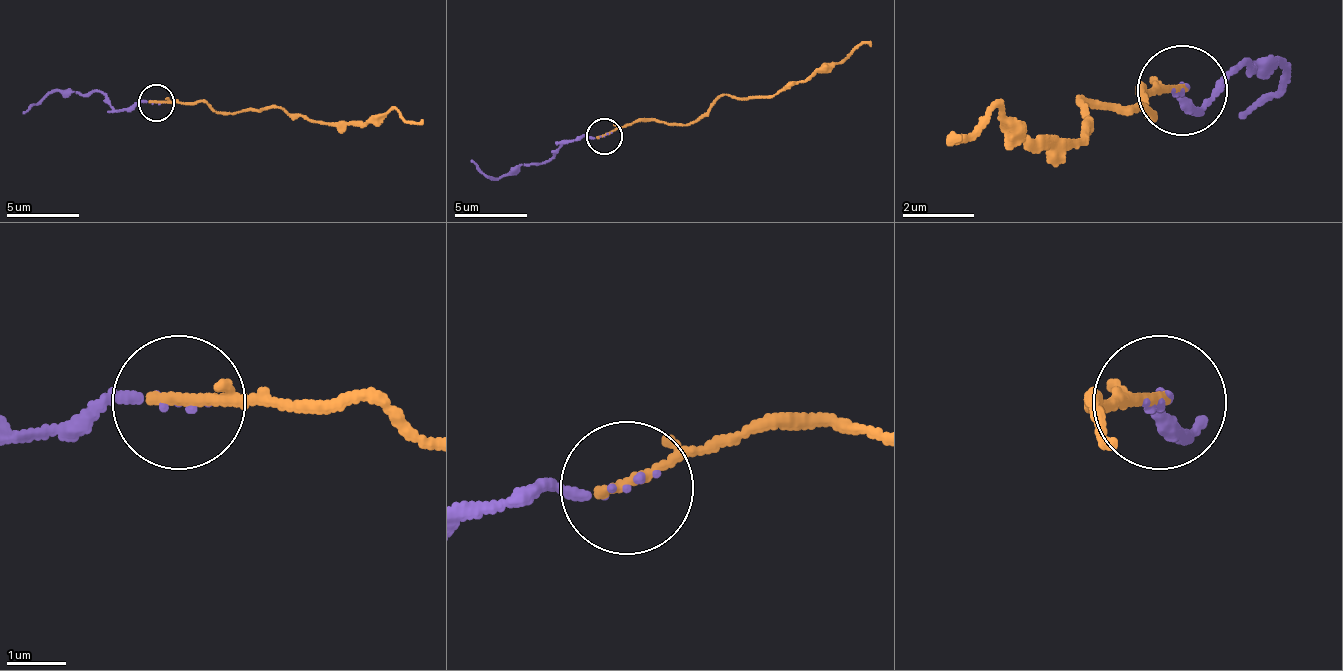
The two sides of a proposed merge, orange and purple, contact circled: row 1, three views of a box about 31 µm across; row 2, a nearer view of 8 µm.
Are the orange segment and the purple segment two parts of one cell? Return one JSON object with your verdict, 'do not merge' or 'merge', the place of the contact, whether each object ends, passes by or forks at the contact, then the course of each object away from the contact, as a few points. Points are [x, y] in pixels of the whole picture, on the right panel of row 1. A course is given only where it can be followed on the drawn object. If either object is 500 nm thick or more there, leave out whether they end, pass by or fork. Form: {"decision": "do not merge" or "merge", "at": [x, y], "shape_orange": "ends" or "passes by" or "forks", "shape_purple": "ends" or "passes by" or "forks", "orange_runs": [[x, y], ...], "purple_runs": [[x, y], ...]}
{"decision": "merge", "at": [1182, 90], "shape_orange": "passes by", "shape_purple": "ends", "orange_runs": [[1179, 93], [1143, 93], [1152, 120], [1080, 102], [1080, 138], [1026, 138], [999, 111], [945, 147]], "purple_runs": [[1179, 93], [1197, 111], [1242, 66], [1278, 66], [1287, 75], [1242, 120]]}

